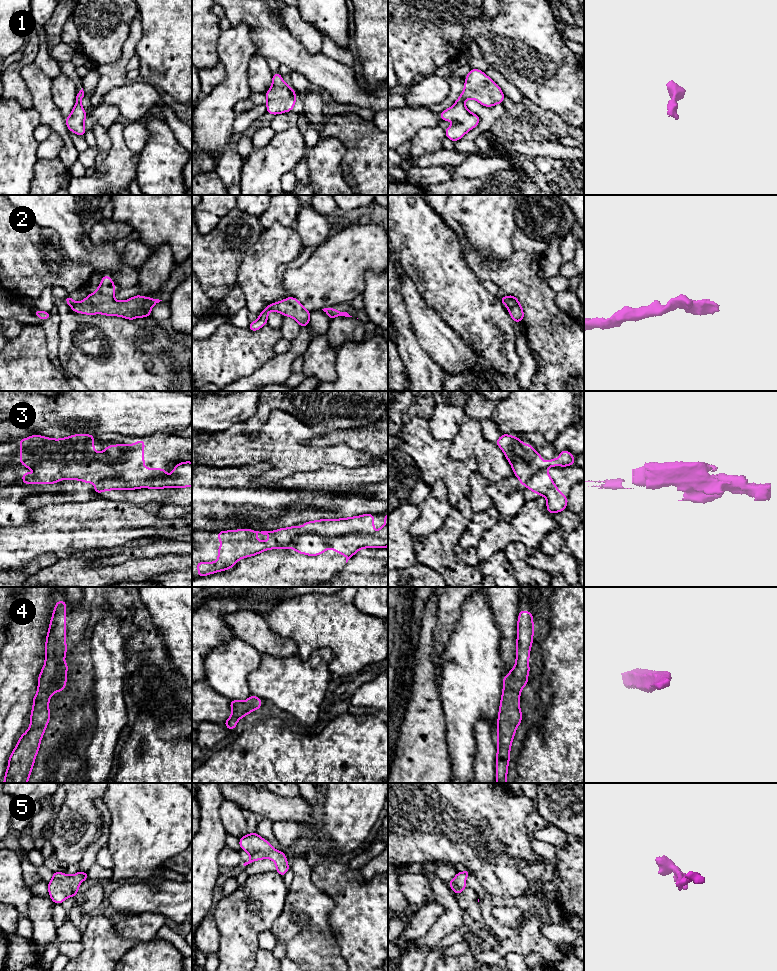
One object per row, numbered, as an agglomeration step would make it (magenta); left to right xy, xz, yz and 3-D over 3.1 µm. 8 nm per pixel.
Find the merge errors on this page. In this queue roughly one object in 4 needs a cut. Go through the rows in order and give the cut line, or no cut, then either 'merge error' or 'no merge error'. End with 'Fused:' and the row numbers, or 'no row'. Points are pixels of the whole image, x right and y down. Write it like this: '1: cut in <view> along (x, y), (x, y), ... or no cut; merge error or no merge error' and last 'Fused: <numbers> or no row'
1: no cut; no merge error
2: no cut; no merge error
3: cut in xz along (370, 531), (334, 537), (300, 532), (287, 547); merge error
4: no cut; no merge error
5: no cut; no merge error
Fused: 3

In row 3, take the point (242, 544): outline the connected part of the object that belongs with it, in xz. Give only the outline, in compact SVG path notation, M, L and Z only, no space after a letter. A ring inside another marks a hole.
M366 513L361 516L354 516L349 518L341 519L322 519L310 522L304 522L302 527L294 525L288 528L276 529L275 531L254 531L250 529L239 529L239 530L227 530L218 531L218 541L223 544L218 547L218 561L217 562L199 562L194 564L198 567L198 577L213 574L232 568L237 561L242 558L251 557L264 552L269 549L288 549L291 539L303 532L317 533L318 535L325 538L335 538L341 535L356 533L356 532L371 532L376 524L373 521L376 520L371 513ZM258 533L268 535L270 541L259 541L255 537Z

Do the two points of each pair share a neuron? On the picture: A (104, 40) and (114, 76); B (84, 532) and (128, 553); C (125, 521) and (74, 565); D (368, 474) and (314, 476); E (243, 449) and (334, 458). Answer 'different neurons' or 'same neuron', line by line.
A: different neurons
B: different neurons
C: different neurons
D: same neuron
E: same neuron

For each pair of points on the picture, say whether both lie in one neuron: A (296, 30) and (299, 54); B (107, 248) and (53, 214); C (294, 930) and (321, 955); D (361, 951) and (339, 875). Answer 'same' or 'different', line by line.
A: different
B: same
C: same
D: same

